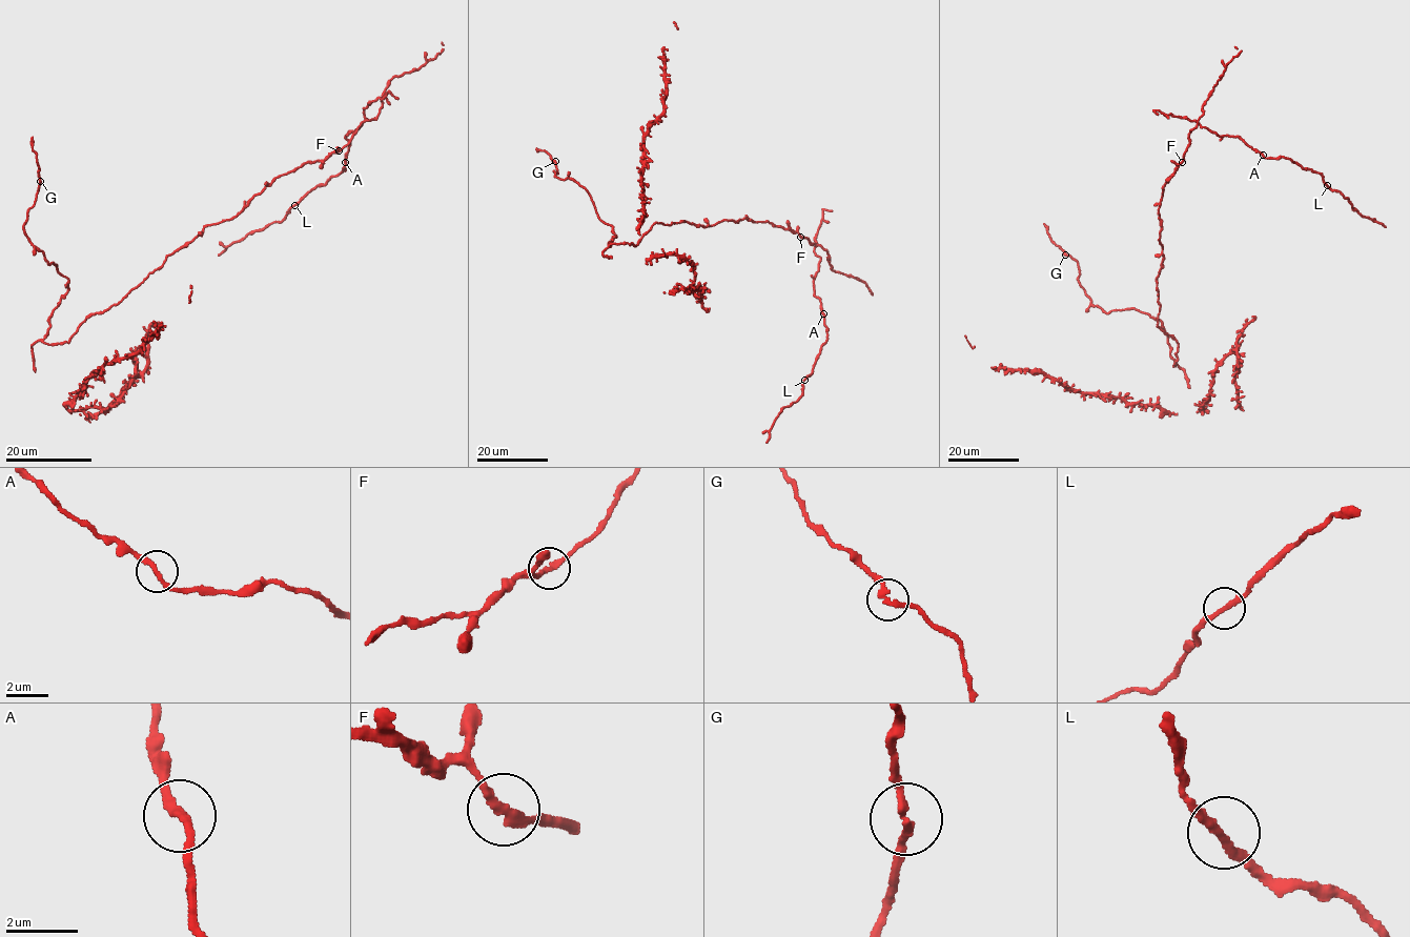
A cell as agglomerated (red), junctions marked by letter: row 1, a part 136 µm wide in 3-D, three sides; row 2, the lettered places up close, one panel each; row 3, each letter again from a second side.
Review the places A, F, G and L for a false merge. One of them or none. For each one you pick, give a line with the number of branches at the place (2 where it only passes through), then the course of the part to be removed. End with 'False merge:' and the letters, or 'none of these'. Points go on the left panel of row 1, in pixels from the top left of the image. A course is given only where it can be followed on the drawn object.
False merge: none of these

